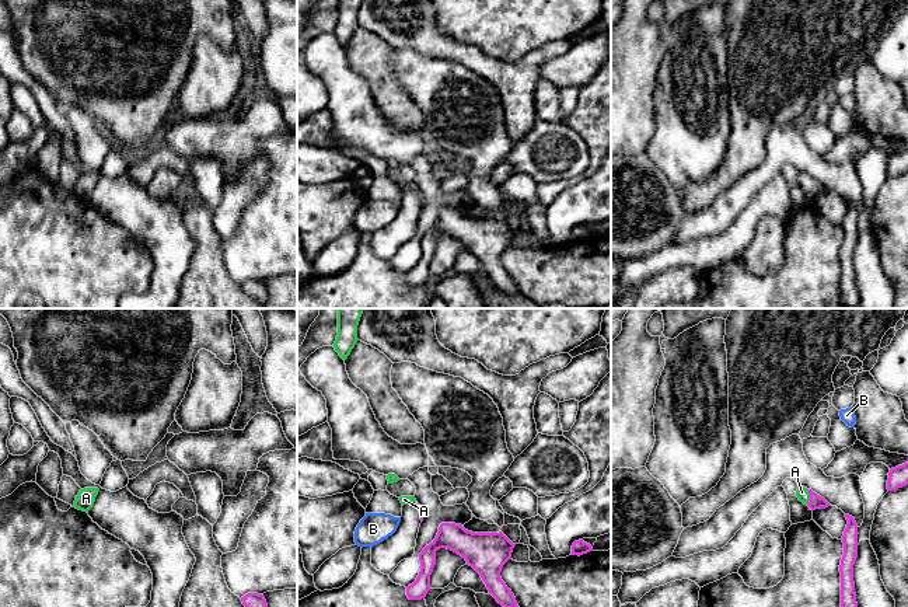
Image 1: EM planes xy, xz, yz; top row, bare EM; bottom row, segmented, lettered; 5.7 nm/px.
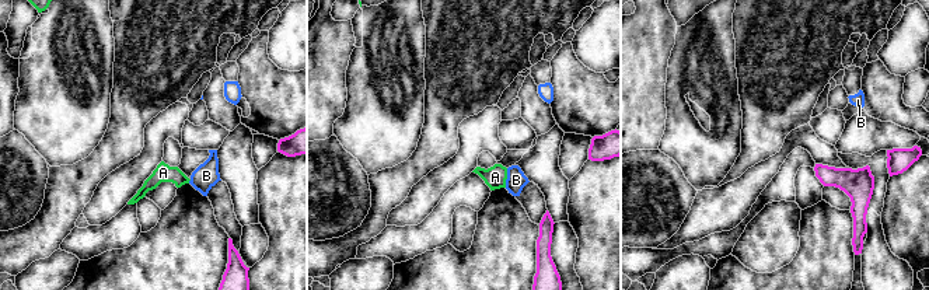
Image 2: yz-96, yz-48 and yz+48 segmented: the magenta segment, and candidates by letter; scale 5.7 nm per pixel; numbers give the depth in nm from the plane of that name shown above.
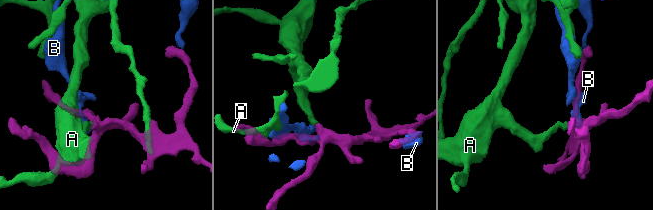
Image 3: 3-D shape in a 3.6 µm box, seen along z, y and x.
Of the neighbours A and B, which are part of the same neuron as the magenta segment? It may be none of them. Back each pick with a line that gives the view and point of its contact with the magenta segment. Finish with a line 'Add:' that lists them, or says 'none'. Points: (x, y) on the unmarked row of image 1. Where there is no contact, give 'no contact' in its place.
A: contact yz (810, 182)
Add: A

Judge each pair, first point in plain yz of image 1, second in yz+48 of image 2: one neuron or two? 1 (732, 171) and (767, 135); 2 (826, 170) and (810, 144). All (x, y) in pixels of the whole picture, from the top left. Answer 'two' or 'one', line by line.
1: one
2: one

